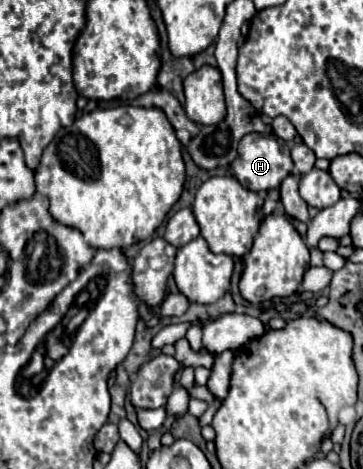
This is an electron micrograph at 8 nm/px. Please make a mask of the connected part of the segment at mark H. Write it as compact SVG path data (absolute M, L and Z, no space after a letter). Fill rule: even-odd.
M249 133L239 143L239 155L231 163L231 173L251 191L269 191L281 185L281 181L293 171L293 161L289 155L289 143L263 133Z

